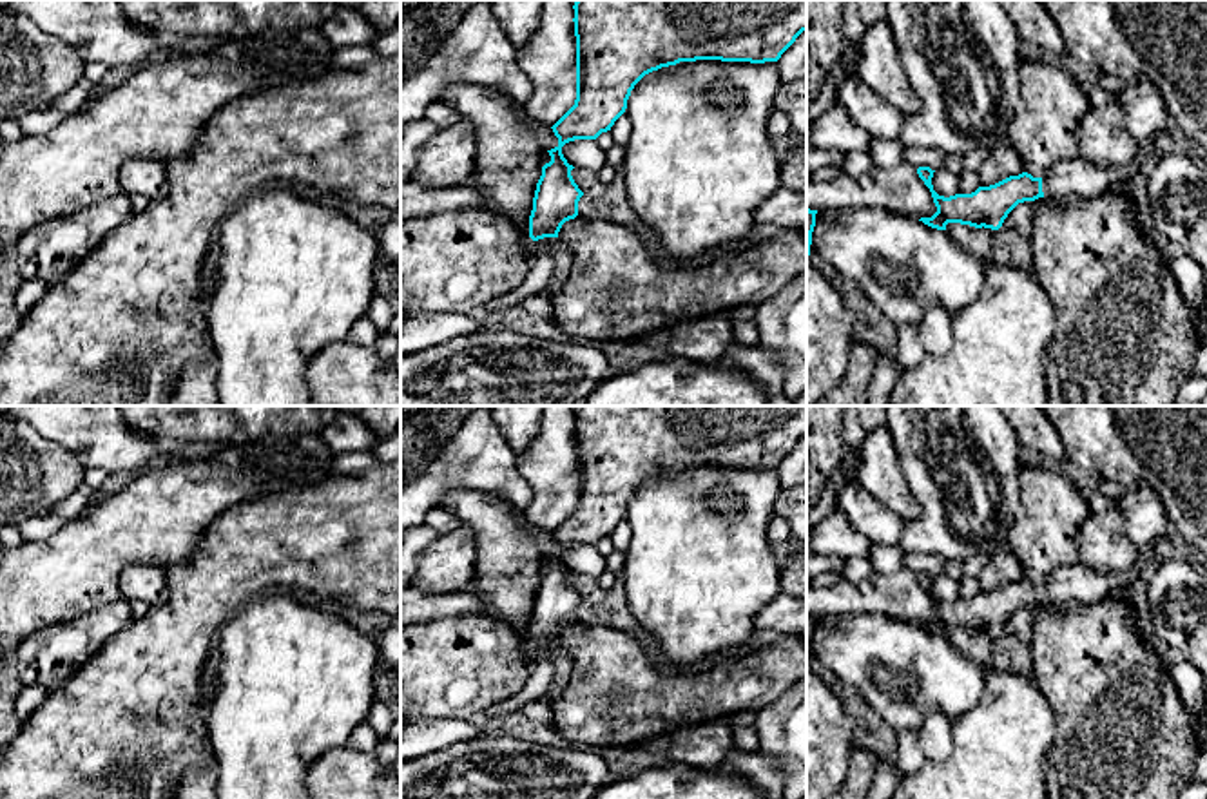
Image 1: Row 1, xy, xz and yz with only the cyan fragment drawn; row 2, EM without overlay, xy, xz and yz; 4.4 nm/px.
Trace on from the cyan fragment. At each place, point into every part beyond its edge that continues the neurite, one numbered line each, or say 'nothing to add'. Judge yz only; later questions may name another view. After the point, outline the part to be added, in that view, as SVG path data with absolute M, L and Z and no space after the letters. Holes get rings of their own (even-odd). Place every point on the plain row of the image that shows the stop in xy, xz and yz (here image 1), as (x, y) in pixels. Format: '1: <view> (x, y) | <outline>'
1: yz (1077, 582) | M1158 544L1142 547L1129 569L1111 574L1100 574L1082 562L1060 565L1042 582L1044 603L1078 602L1084 607L1096 603L1115 589L1125 589L1136 582L1145 565L1160 556L1160 547Z

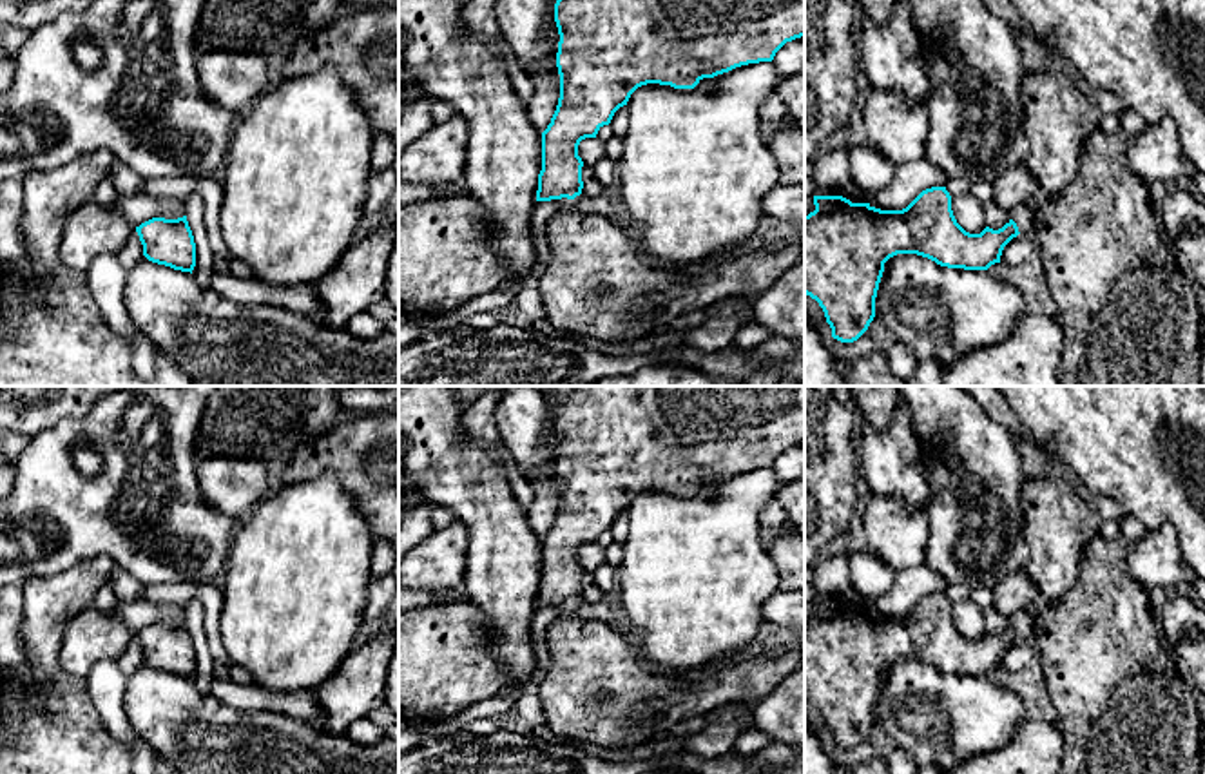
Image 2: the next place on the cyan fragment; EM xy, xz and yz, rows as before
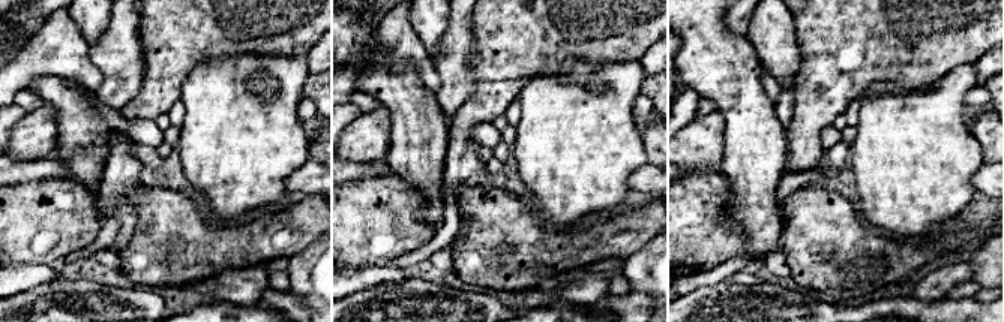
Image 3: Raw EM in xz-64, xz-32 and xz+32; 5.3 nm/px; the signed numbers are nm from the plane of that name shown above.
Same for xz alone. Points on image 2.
nothing to add

